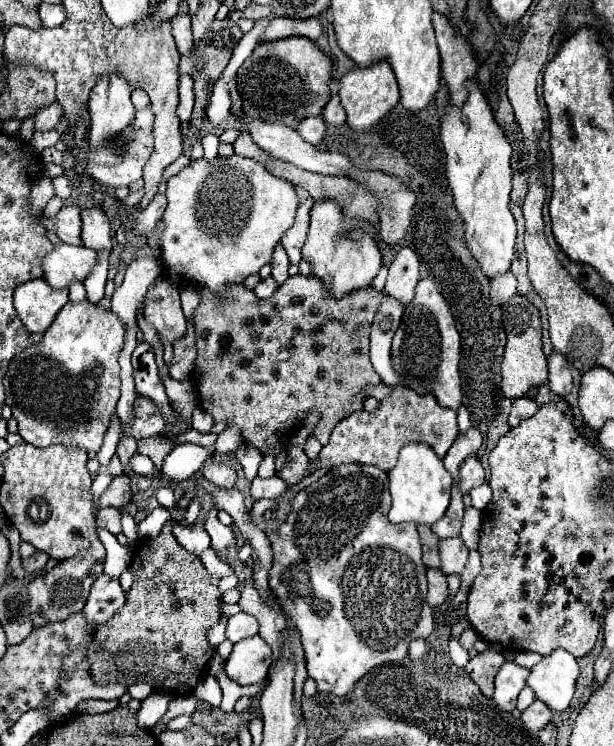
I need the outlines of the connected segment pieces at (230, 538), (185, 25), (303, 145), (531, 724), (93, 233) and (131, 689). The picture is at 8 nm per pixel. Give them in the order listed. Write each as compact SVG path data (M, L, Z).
M212 508L206 518L206 532L210 534L211 547L219 558L222 554L226 554L226 559L222 560L238 560L234 528L220 524L216 516L216 508Z
M176 14L172 18L172 36L176 40L180 54L190 54L194 50L194 40L190 32L190 16L188 14Z
M240 114L240 118L246 122L248 126L248 132L252 134L254 142L266 150L270 156L274 158L280 158L280 160L286 160L298 168L304 168L304 170L310 170L310 172L318 172L318 174L332 174L332 176L338 176L338 174L344 174L346 170L352 168L352 160L344 154L338 154L338 152L322 152L318 148L314 148L312 144L304 142L302 136L286 126L286 124L280 124L280 122L262 122L262 120L256 120L248 114Z
M534 700L534 702L522 712L522 716L520 716L522 724L524 724L528 730L542 730L542 728L550 722L550 718L552 718L550 708L548 708L544 702L540 702L540 700Z
M94 206L82 210L82 242L96 252L100 252L102 248L112 248L110 220L102 208Z
M138 682L138 684L128 686L128 694L132 698L136 698L136 700L142 700L142 698L146 698L146 696L152 694L152 686L148 682Z

